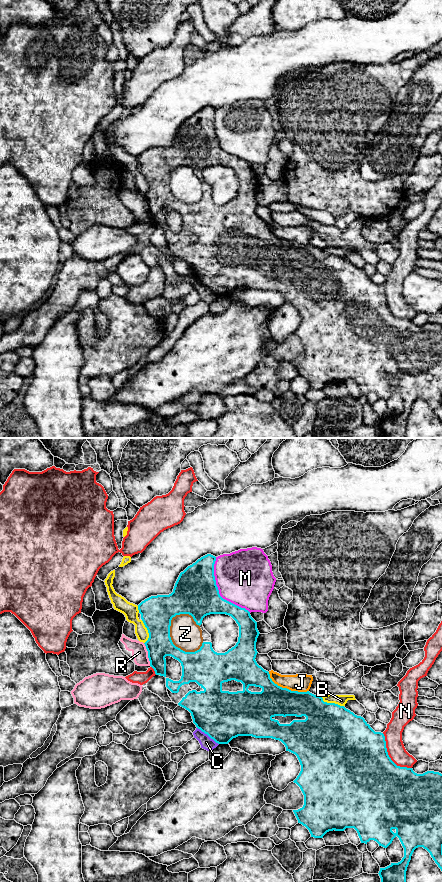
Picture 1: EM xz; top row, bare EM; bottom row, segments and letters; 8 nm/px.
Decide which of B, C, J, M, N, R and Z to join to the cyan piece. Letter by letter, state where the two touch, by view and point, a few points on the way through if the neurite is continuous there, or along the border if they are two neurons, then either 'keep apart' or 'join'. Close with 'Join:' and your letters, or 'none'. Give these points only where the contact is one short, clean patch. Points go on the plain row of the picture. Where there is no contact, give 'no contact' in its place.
B: xz (332, 255) | keep apart
C: xz (208, 287) | keep apart
J: xz (286, 240) | keep apart
M: xz (218, 143) | keep apart
N: xz (388, 308) | keep apart
R: xz (148, 206) | keep apart
Z: xz (172, 194) | keep apart
Join: none

